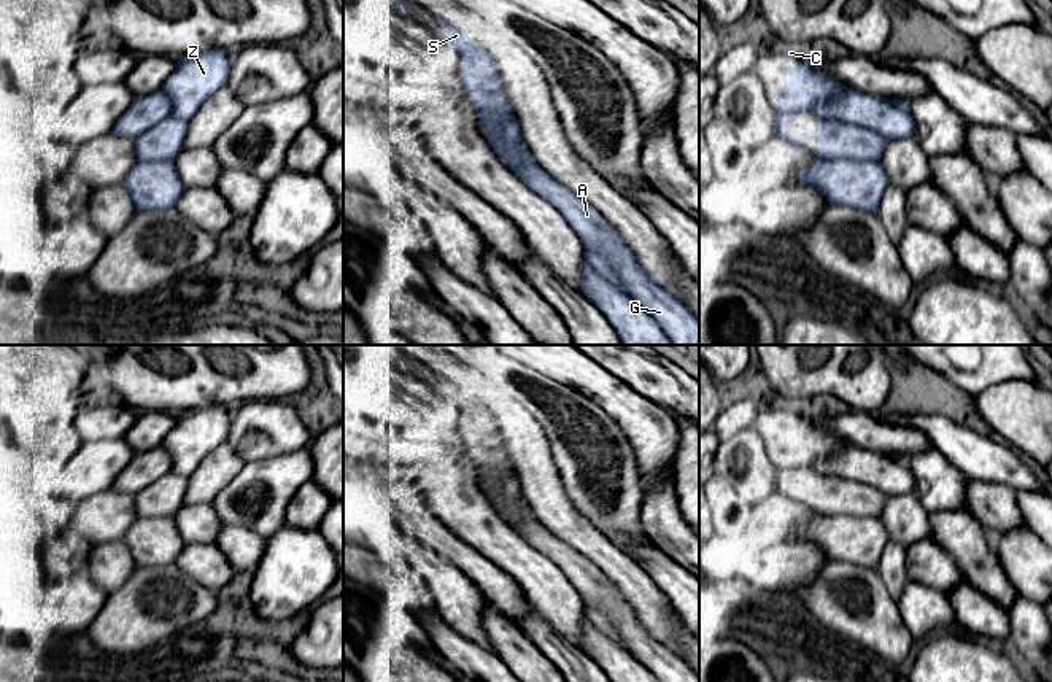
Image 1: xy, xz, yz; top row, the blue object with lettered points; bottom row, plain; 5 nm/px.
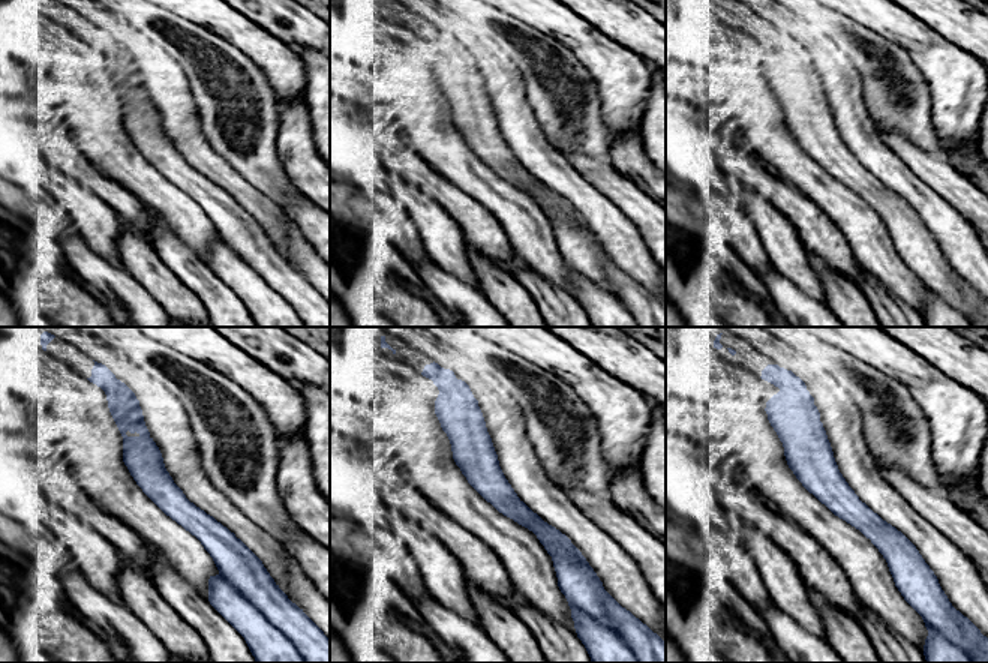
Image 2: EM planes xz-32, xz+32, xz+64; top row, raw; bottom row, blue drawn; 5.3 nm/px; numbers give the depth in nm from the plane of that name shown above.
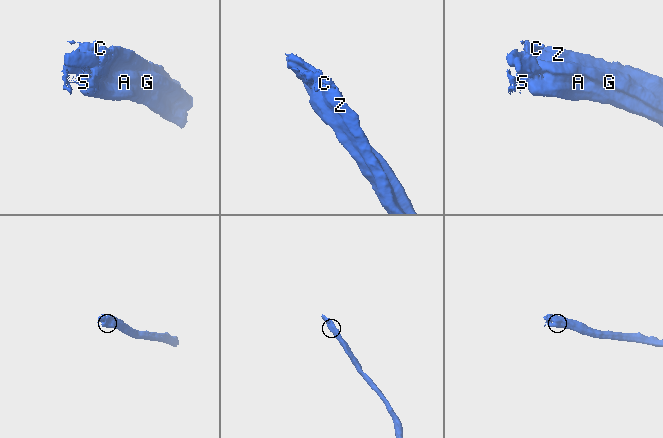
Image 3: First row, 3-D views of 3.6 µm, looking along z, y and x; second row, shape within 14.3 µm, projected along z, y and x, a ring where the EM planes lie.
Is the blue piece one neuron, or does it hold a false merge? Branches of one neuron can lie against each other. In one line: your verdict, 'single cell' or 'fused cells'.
single cell

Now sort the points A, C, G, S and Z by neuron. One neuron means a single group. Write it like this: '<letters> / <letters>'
A C G S Z

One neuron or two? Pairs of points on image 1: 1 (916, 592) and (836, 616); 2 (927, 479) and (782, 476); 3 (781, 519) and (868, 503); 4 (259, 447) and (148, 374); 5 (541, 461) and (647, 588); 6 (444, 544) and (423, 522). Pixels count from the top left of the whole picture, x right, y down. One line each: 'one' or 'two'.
1: two
2: two
3: one
4: two
5: one
6: one

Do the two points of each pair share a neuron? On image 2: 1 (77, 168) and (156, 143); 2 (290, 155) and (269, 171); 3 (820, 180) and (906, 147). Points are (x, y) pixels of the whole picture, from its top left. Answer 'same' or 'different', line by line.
1: different
2: different
3: same

